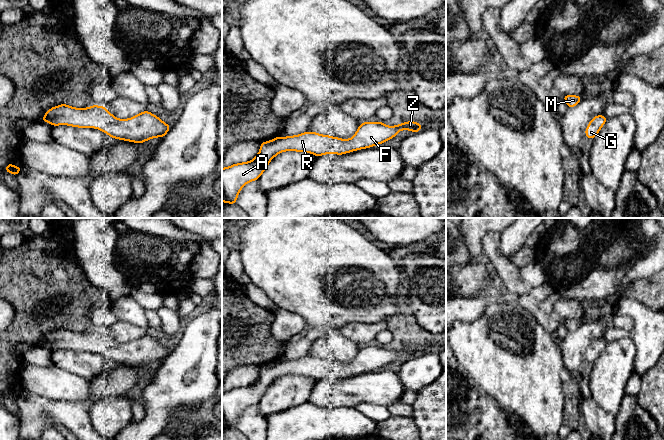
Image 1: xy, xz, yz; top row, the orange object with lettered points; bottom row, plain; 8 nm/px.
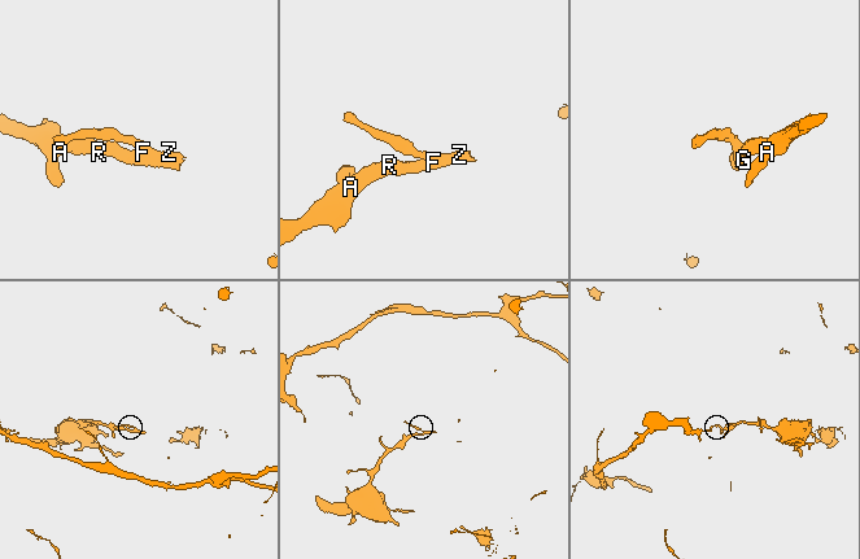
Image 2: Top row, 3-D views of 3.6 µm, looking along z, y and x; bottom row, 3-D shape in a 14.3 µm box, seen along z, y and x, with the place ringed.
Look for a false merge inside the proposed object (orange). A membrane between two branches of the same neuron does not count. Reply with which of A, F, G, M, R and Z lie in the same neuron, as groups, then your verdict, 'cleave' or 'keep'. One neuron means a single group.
A F G M R Z | keep

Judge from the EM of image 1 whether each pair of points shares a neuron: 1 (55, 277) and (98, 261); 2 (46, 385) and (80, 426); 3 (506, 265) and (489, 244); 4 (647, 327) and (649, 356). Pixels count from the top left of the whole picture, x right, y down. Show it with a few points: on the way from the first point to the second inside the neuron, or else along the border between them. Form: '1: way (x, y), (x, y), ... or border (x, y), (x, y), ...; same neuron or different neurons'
1: border (69, 247), (80, 263), (87, 280), (95, 287); different neurons
2: border (36, 393), (57, 400), (82, 400); different neurons
3: way (501, 260), (491, 249); same neuron
4: way (649, 334), (649, 349); same neuron

